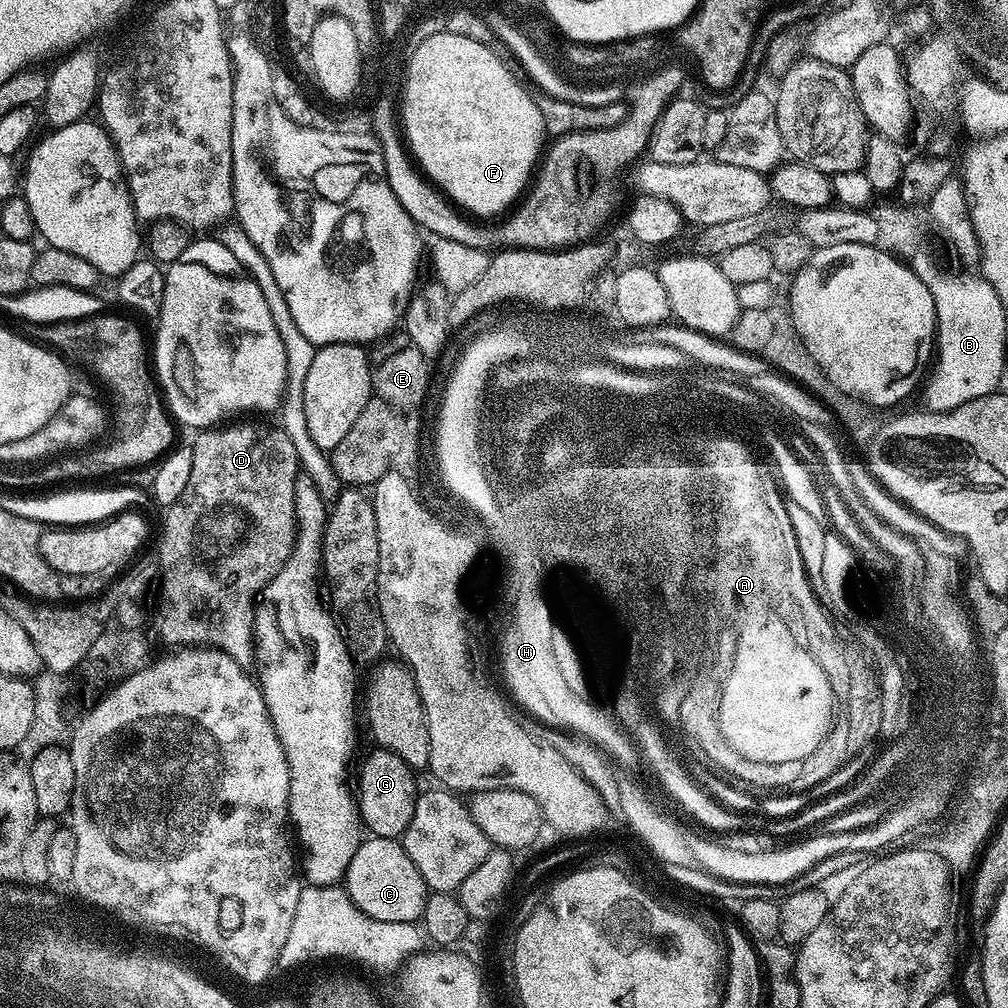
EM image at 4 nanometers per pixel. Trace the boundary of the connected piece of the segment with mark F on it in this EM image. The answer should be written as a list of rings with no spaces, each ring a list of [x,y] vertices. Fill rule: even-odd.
[[[439,30],[426,38],[408,59],[407,80],[402,89],[402,132],[407,147],[422,172],[424,167],[423,175],[428,175],[453,200],[453,205],[461,204],[456,206],[473,217],[496,218],[511,209],[521,199],[541,159],[546,144],[544,119],[534,106],[531,91],[524,87],[498,58],[494,58],[491,47],[459,33]]]

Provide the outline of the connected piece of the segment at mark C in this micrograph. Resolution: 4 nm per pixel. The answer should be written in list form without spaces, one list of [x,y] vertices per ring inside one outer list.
[[[369,835],[361,839],[354,858],[350,858],[350,866],[344,872],[343,887],[347,888],[348,896],[370,918],[378,918],[378,922],[410,922],[417,923],[424,915],[424,907],[430,895],[428,883],[418,874],[418,866],[410,862],[410,854],[406,854],[403,843],[399,839],[391,840],[381,836]]]

